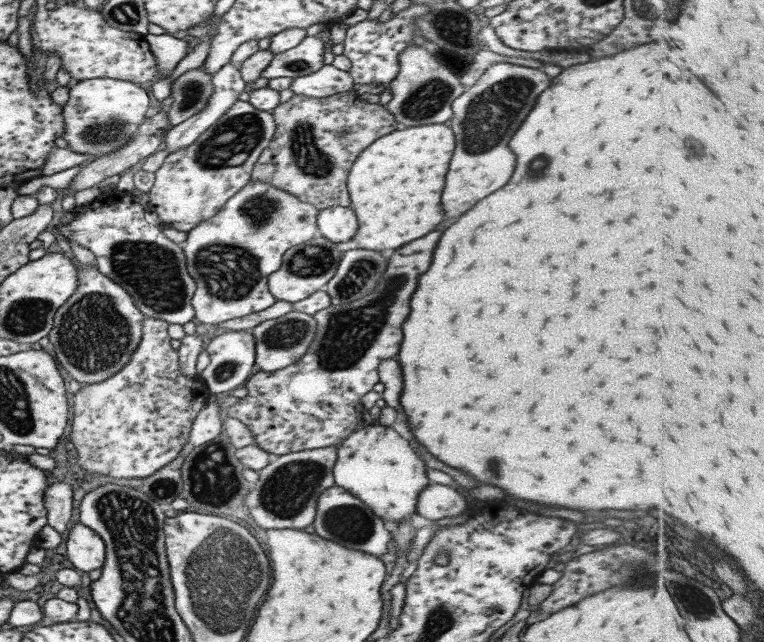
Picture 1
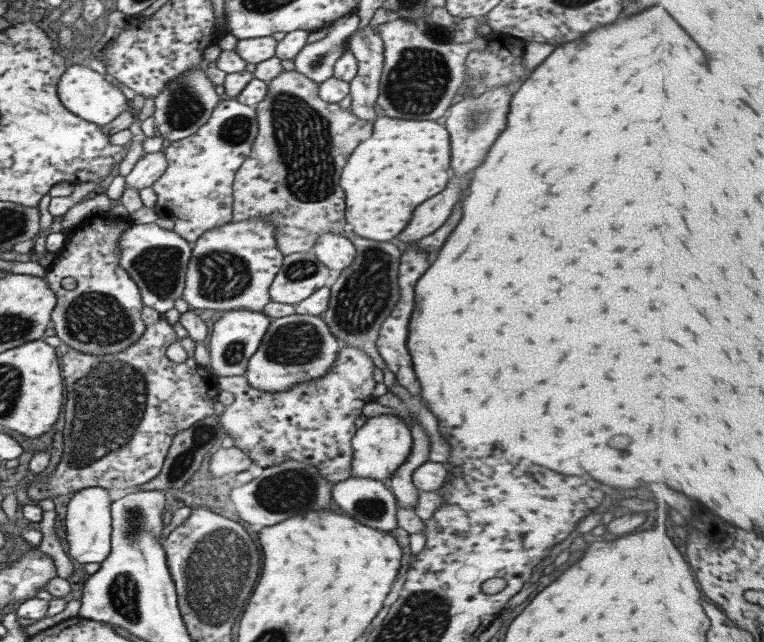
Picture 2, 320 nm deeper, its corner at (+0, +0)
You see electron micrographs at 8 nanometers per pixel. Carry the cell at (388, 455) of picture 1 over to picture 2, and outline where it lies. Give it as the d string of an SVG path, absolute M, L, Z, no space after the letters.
M381 414L367 417L363 424L357 425L356 431L350 440L350 447L352 448L350 477L383 482L404 462L411 445L410 430L396 415Z

